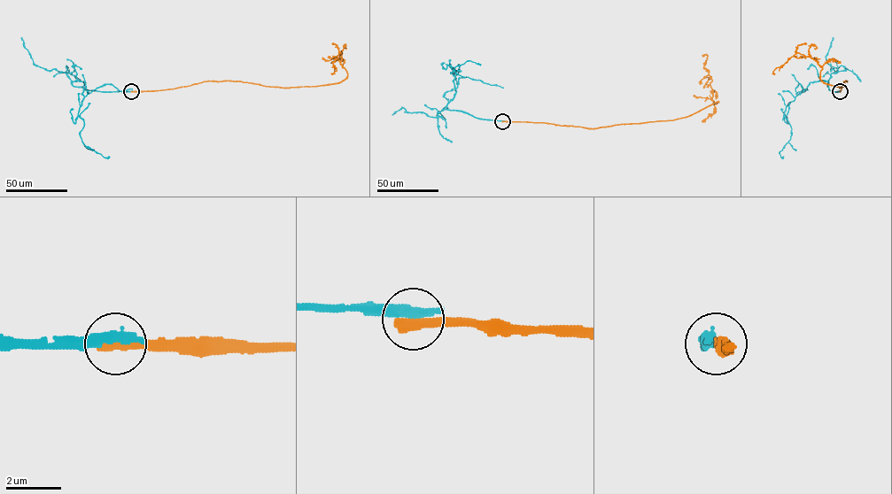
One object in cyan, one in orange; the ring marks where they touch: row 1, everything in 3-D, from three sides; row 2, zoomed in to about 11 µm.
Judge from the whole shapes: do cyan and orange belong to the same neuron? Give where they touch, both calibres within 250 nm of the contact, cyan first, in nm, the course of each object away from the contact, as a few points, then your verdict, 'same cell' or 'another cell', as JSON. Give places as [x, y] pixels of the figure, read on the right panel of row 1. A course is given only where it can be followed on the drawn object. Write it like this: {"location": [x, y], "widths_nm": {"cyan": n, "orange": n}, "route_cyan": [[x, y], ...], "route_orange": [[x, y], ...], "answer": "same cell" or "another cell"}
{"location": [840, 91], "widths_nm": {"cyan": 500, "orange": 480}, "route_cyan": [[840, 91], [830, 90], [826, 81], [810, 82], [788, 103], [783, 116], [791, 134], [779, 153], [783, 157]], "route_orange": [[840, 91], [847, 81], [840, 88], [825, 83], [820, 77], [822, 67], [799, 53], [777, 67], [774, 73]], "answer": "another cell"}

